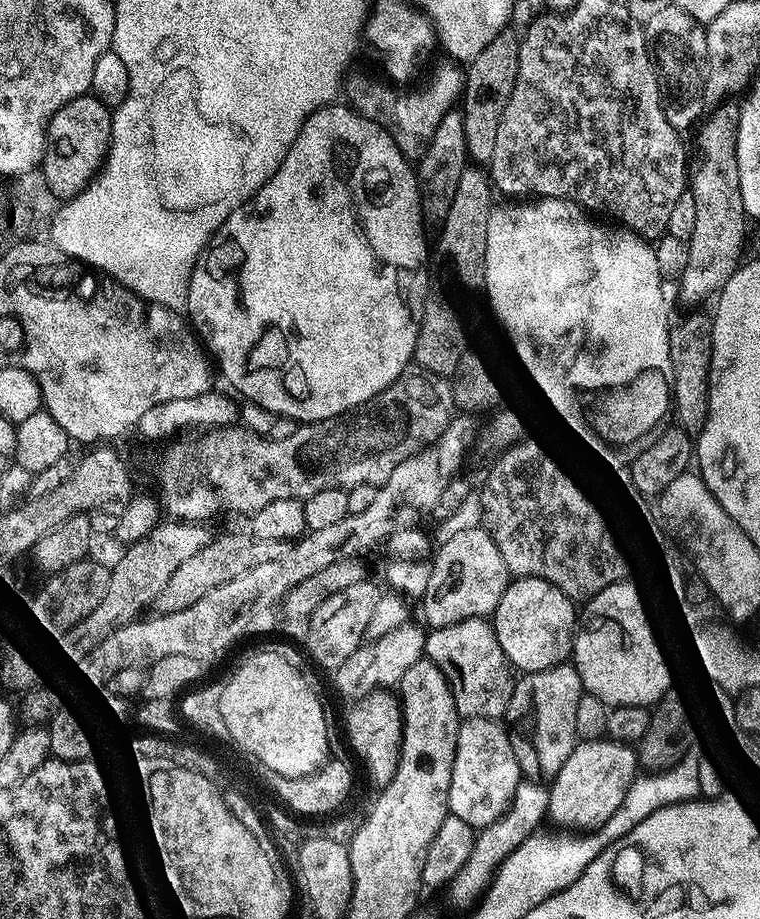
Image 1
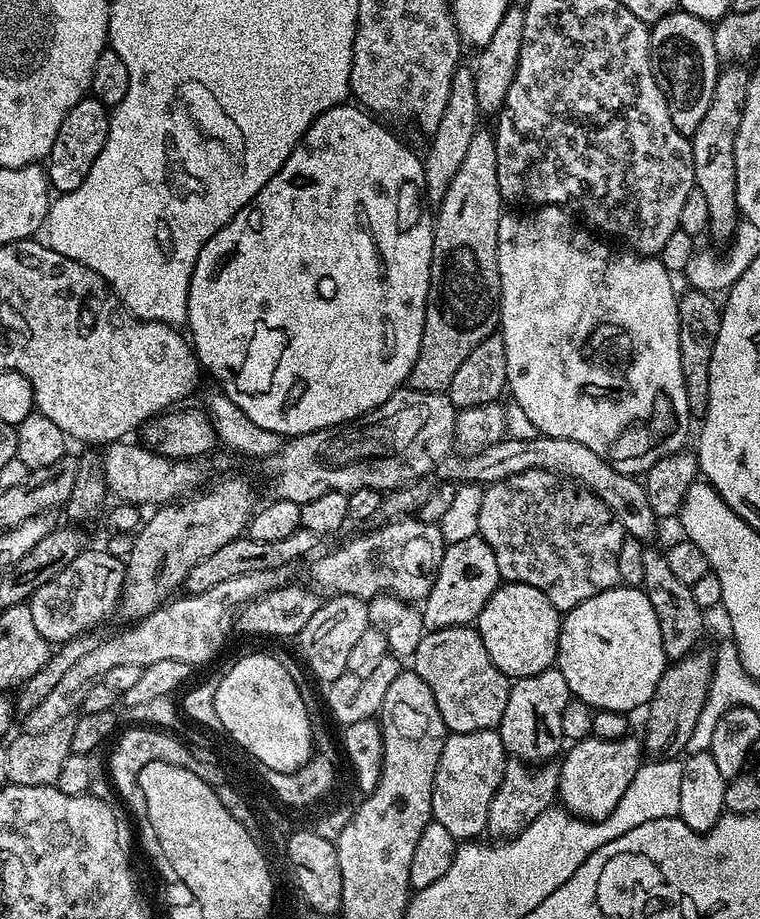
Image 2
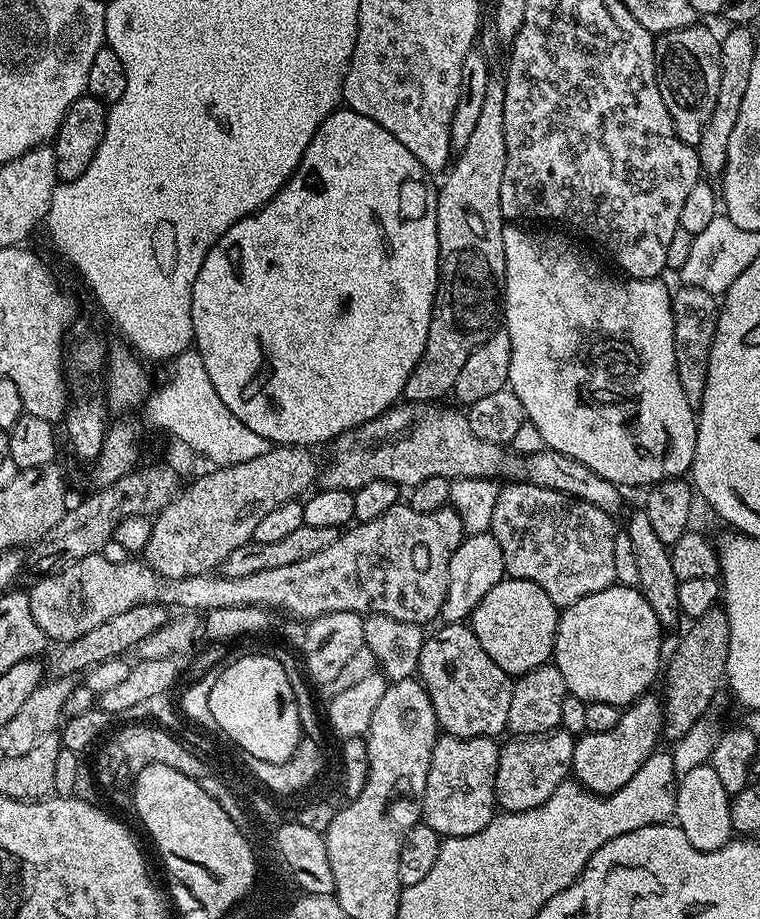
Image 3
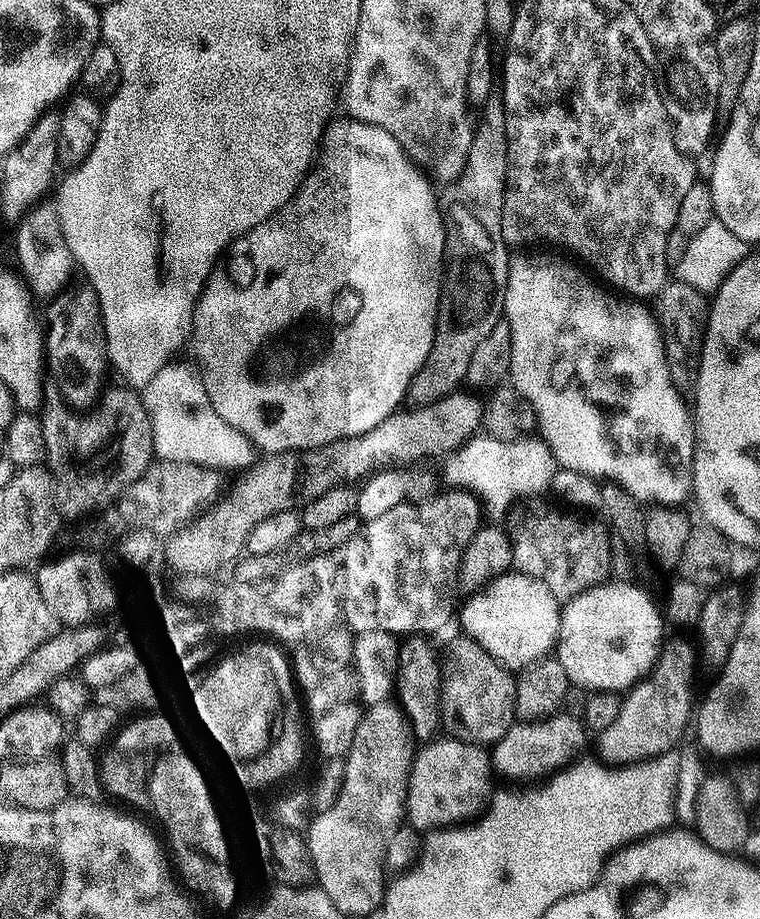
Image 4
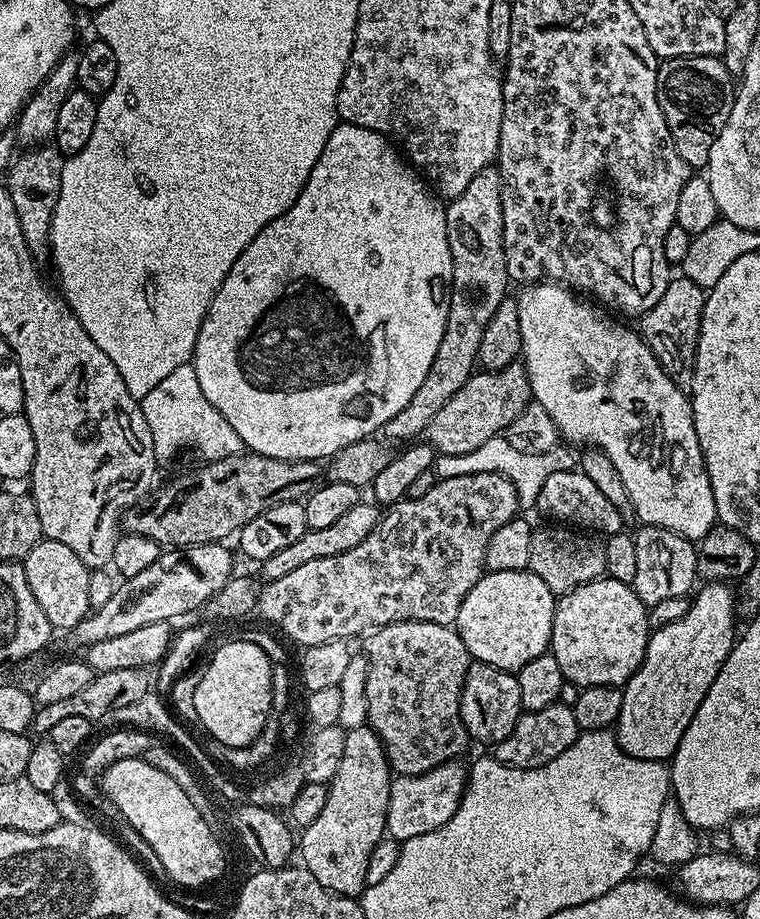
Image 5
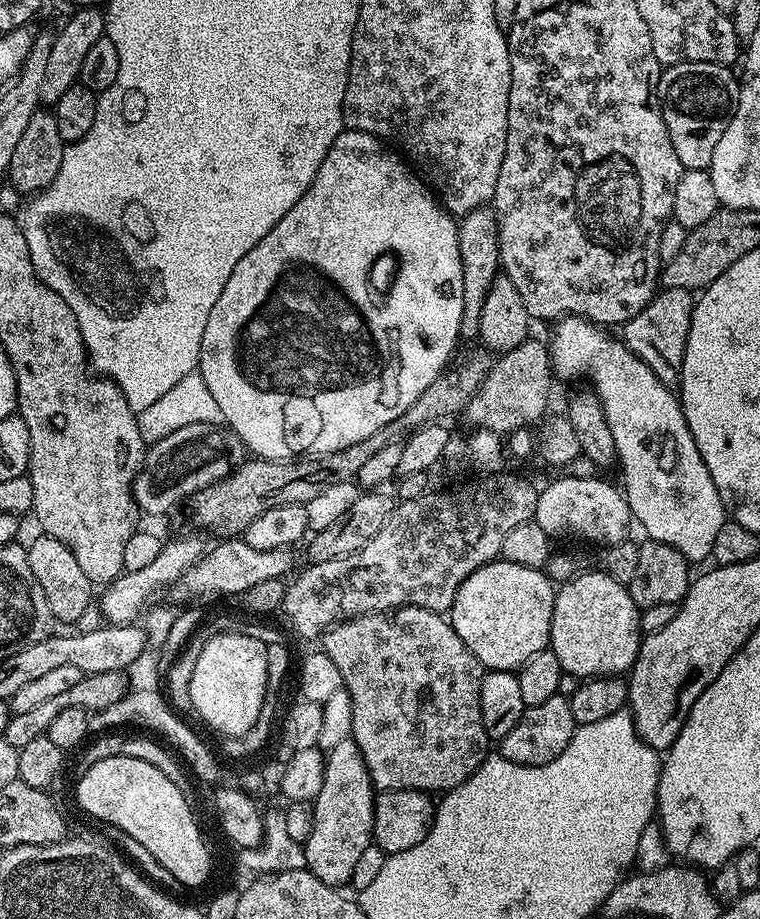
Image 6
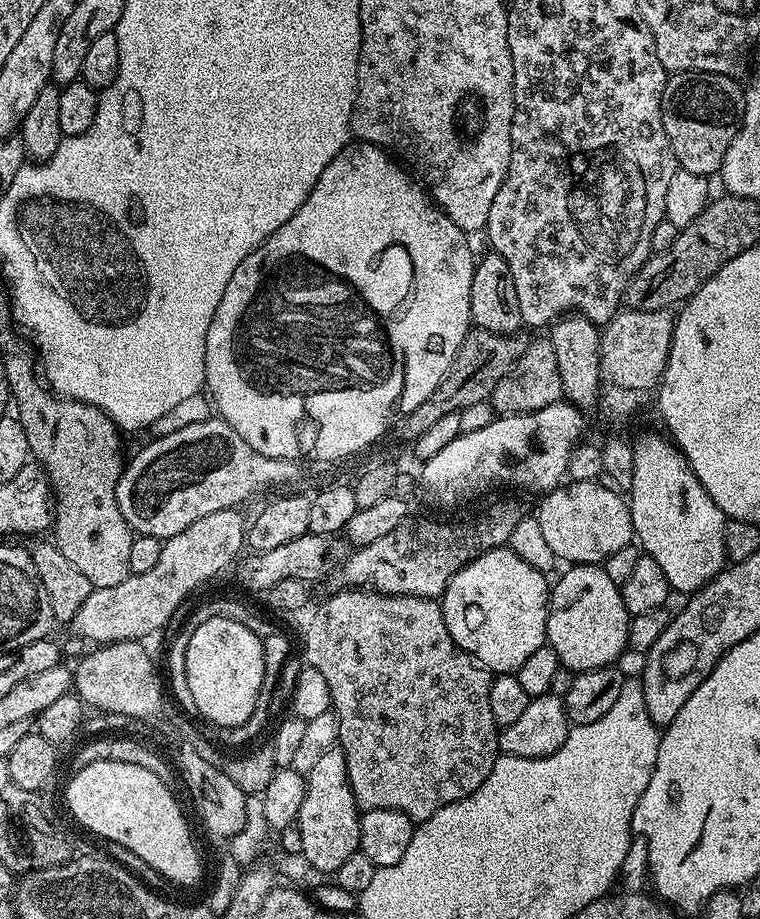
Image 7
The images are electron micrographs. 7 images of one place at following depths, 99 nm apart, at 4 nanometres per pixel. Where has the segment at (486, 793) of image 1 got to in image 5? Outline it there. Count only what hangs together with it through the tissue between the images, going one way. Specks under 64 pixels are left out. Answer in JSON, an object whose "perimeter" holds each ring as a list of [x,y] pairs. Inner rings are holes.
{"perimeter":[[[455,759],[426,774],[396,776],[393,779],[386,814],[386,832],[389,837],[401,842],[418,838],[418,834],[430,834],[430,830],[438,830],[438,826],[454,818],[462,802],[464,787],[468,784],[468,768],[460,763],[459,759]]]}

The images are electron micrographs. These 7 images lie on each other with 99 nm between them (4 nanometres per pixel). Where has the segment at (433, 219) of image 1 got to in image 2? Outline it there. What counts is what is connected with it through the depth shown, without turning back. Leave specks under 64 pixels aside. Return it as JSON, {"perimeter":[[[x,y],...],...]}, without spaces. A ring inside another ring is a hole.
{"perimeter":[[[471,67],[457,68],[450,82],[450,94],[446,98],[446,110],[442,110],[442,122],[438,122],[438,130],[430,133],[432,140],[428,144],[428,154],[423,155],[424,193],[425,201],[432,206],[438,206],[449,189],[450,182],[458,172],[470,140],[477,129],[481,127],[482,113],[478,106],[478,97],[474,95],[474,74]]]}

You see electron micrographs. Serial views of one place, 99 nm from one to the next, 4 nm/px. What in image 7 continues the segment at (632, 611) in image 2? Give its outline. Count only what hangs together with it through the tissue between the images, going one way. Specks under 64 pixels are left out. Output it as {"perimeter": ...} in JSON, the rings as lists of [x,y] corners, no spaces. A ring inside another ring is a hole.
{"perimeter":[[[574,564],[565,569],[550,588],[547,647],[558,654],[561,665],[572,674],[615,665],[629,647],[630,617],[620,585],[610,582],[603,566]]]}

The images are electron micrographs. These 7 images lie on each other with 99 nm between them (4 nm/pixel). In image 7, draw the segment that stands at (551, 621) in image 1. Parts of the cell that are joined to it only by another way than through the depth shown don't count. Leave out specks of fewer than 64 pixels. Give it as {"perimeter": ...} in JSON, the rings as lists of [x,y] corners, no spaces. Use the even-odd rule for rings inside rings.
{"perimeter":[[[507,546],[474,558],[450,578],[440,600],[450,638],[489,672],[515,673],[548,639],[550,584],[544,580],[545,573],[522,562]]]}

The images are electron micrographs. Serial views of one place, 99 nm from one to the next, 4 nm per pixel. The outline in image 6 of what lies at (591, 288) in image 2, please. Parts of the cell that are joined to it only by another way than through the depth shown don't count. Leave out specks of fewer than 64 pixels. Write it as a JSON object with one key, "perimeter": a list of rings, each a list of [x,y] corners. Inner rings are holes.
{"perimeter":[[[566,316],[555,321],[552,340],[548,344],[548,355],[552,360],[552,371],[557,377],[568,380],[582,373],[588,375],[591,391],[602,402],[606,422],[610,424],[610,434],[614,434],[616,459],[619,471],[624,471],[622,491],[628,497],[632,519],[644,527],[644,536],[650,540],[666,542],[685,560],[708,560],[712,555],[714,537],[722,530],[726,519],[726,509],[702,454],[690,434],[690,426],[680,409],[677,393],[669,385],[662,383],[648,366],[628,349],[623,339],[611,340],[601,325],[581,316]]]}

